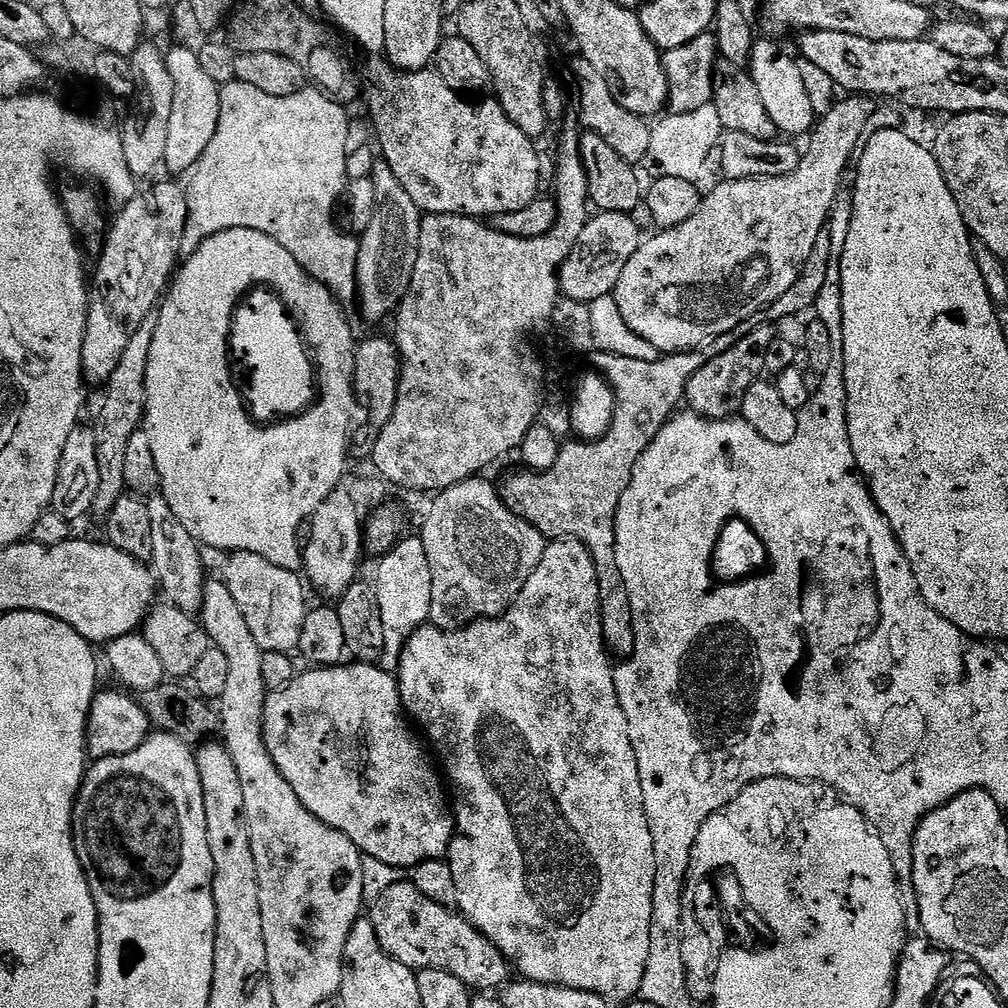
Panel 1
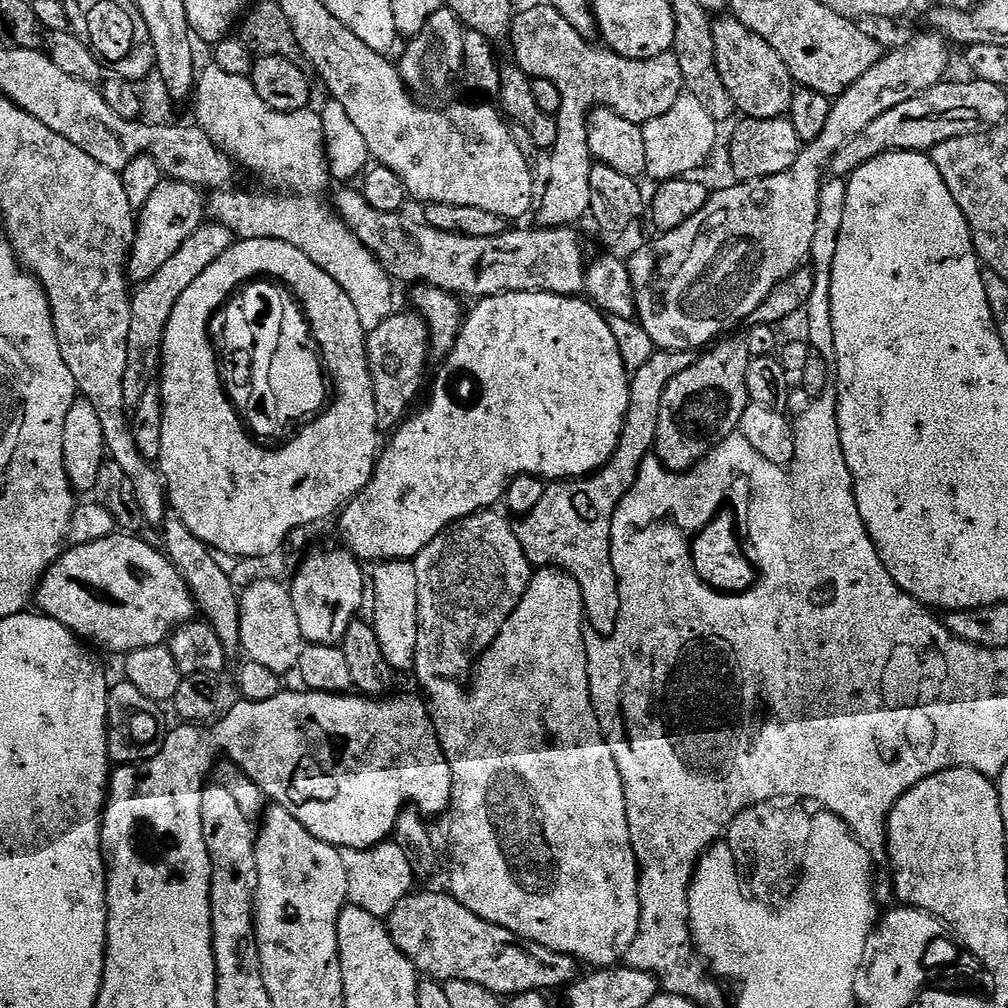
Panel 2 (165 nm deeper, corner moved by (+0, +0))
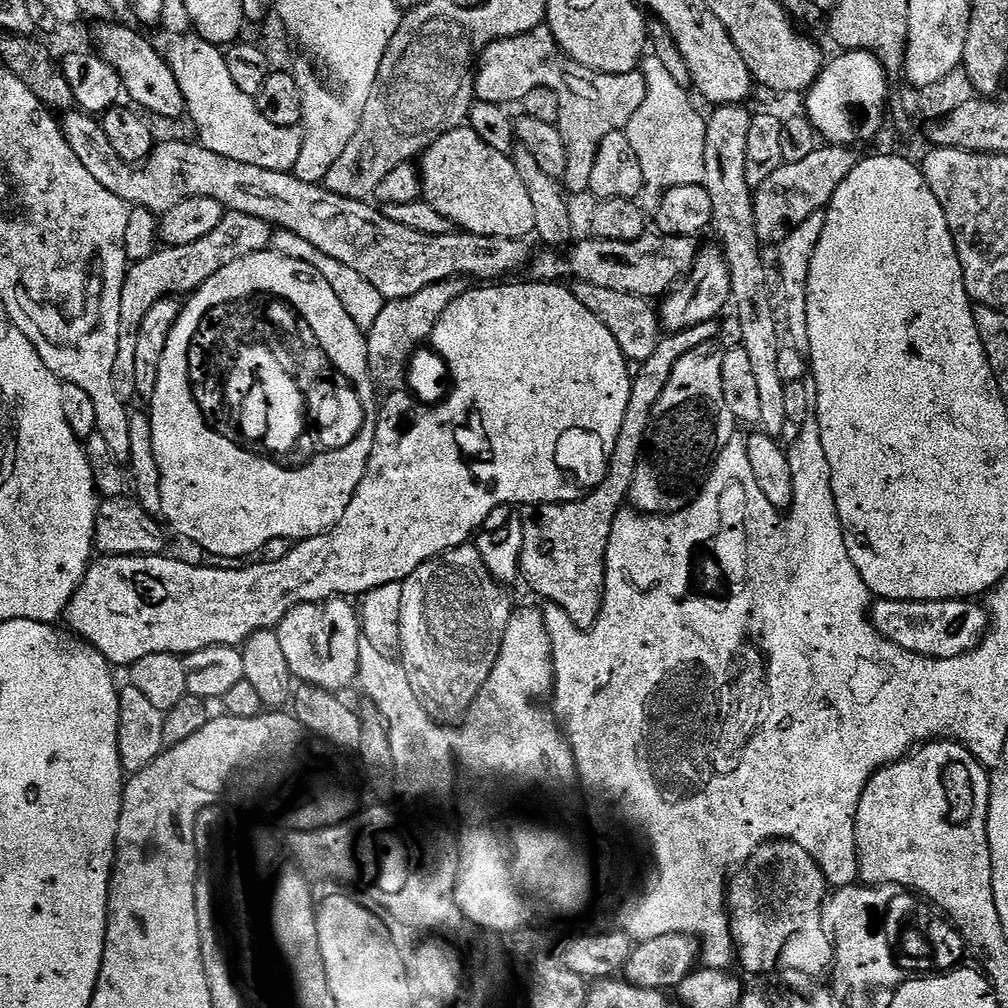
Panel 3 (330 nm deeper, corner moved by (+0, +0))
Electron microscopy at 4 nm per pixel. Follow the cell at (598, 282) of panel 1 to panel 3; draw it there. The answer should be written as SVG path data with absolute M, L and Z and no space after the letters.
M79 110L69 111L65 116L68 117L63 117L62 120L64 136L70 142L70 150L78 154L78 162L82 162L82 166L86 166L86 170L90 170L90 174L94 174L94 178L98 178L98 182L102 182L102 186L110 190L110 194L122 198L125 204L149 208L152 212L163 214L178 206L178 202L195 196L214 198L227 211L254 214L254 218L262 218L277 229L306 238L319 252L333 256L335 260L350 266L352 270L358 270L358 274L362 274L382 293L385 301L418 294L418 290L426 290L426 286L434 282L442 282L455 276L465 278L477 276L480 279L477 281L492 282L497 278L507 277L504 276L507 272L518 271L523 264L525 267L530 260L527 239L510 236L506 238L472 236L463 230L453 230L450 234L441 236L418 234L418 230L410 230L410 226L398 226L398 222L390 222L390 218L386 218L379 207L371 208L371 203L339 196L320 184L300 180L291 171L275 172L262 166L231 160L218 154L213 148L205 148L199 142L191 144L188 140L168 140L165 144L157 143L148 156L146 166L133 167L125 164L122 158L118 158L114 146L110 146L110 138L106 138L103 123L99 119Z

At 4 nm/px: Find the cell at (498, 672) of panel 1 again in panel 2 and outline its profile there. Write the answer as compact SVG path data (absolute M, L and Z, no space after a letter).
M551 566L533 571L532 580L528 583L526 594L520 599L518 606L512 611L510 618L502 626L498 638L494 638L494 642L487 650L485 650L484 655L477 659L474 665L474 671L470 676L472 685L469 686L468 692L463 692L458 686L459 683L448 682L443 685L444 692L432 692L429 696L426 696L426 703L429 712L432 713L432 725L436 731L436 737L439 738L442 750L446 754L446 762L450 762L450 778L452 779L452 801L449 802L448 811L446 813L446 821L448 820L448 856L452 859L452 865L448 868L447 891L462 906L466 906L466 910L470 910L478 918L482 918L491 924L502 926L506 930L513 932L516 936L519 936L522 940L528 940L532 944L540 944L544 948L548 948L552 952L557 952L563 956L571 956L573 960L579 962L581 965L589 964L587 967L595 970L597 968L611 968L619 965L621 961L627 957L630 946L638 934L638 926L640 925L641 867L636 863L636 855L634 854L632 843L630 842L622 776L618 774L618 766L614 762L614 754L610 754L610 746L604 741L604 731L600 729L600 723L598 722L596 711L592 705L590 682L588 681L589 649L586 647L586 636L584 640L584 632L586 633L584 599L582 598L582 590L578 586L576 579L573 578L569 572L561 572L559 568Z

